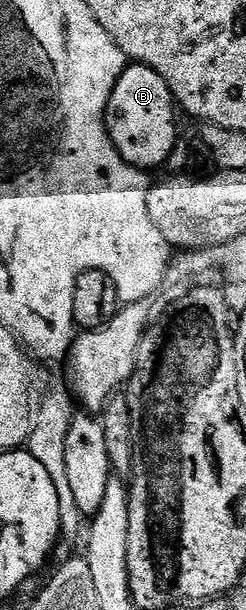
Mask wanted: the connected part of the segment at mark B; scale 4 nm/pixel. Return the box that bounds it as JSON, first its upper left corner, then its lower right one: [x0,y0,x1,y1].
[106,63,178,169]

